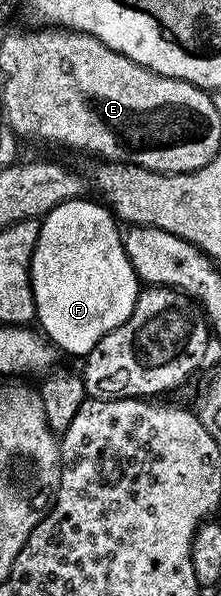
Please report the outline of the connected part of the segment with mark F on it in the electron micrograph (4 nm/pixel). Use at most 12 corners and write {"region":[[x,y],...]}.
{"region":[[89,197],[40,220],[44,338],[89,355],[139,290],[122,228]]}

